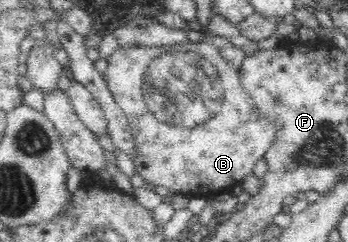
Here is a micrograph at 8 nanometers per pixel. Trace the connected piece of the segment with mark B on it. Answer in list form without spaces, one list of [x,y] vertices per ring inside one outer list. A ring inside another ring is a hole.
[[[187,40],[183,44],[176,43],[174,46],[167,47],[118,47],[110,56],[106,57],[106,60],[107,69],[103,73],[103,77],[116,106],[122,110],[124,117],[128,119],[130,130],[132,130],[133,143],[136,144],[136,159],[133,159],[135,173],[141,175],[147,183],[166,187],[171,193],[178,192],[193,197],[210,197],[211,194],[225,187],[226,189],[234,188],[247,175],[252,174],[254,165],[266,156],[276,139],[276,127],[268,120],[264,112],[260,112],[255,101],[243,89],[239,68],[226,61],[214,44]]]

